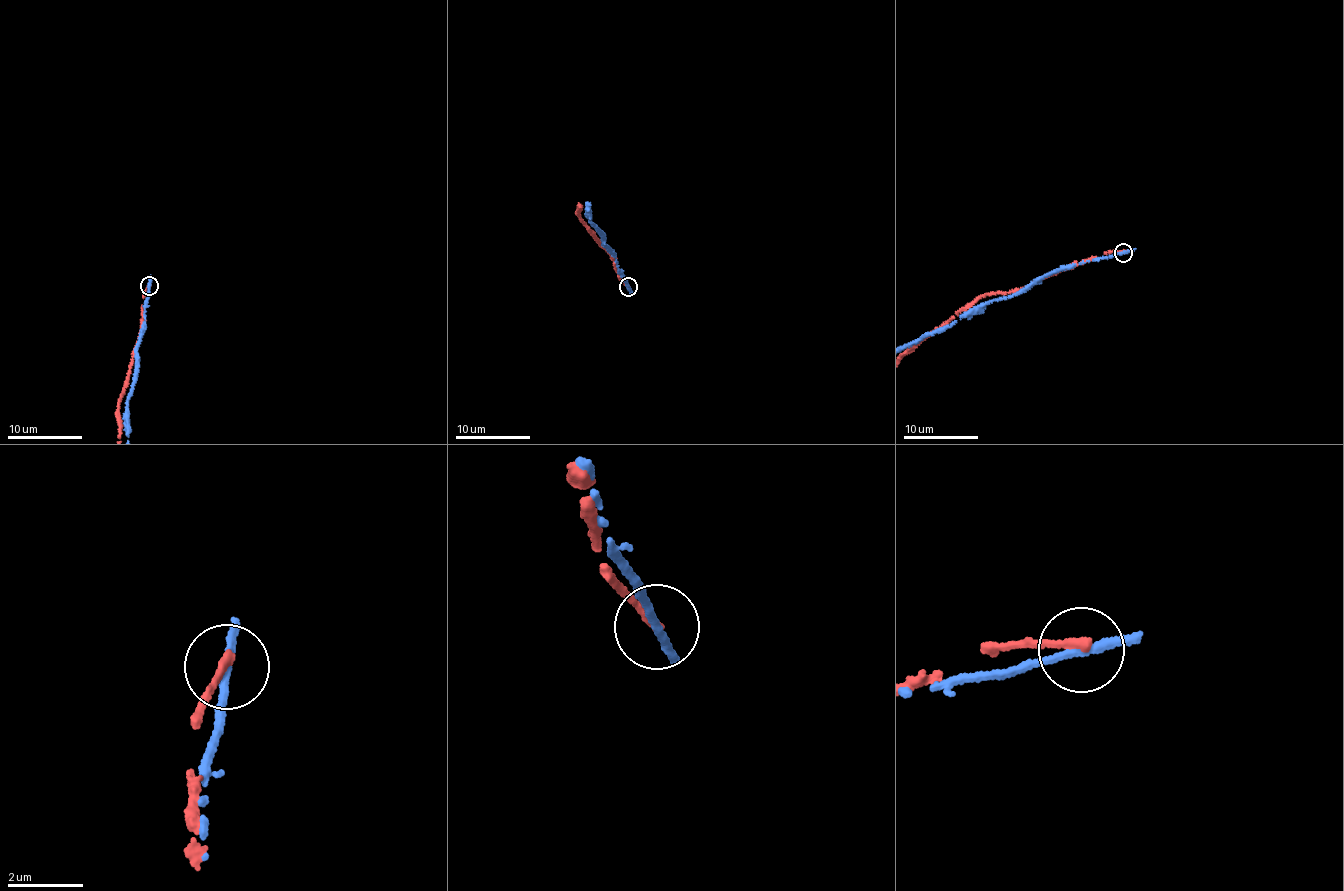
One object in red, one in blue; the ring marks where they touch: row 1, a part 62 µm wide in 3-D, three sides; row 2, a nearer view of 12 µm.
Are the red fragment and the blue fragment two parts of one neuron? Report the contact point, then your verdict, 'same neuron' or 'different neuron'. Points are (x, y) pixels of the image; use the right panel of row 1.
place (1123, 253); different neuron

